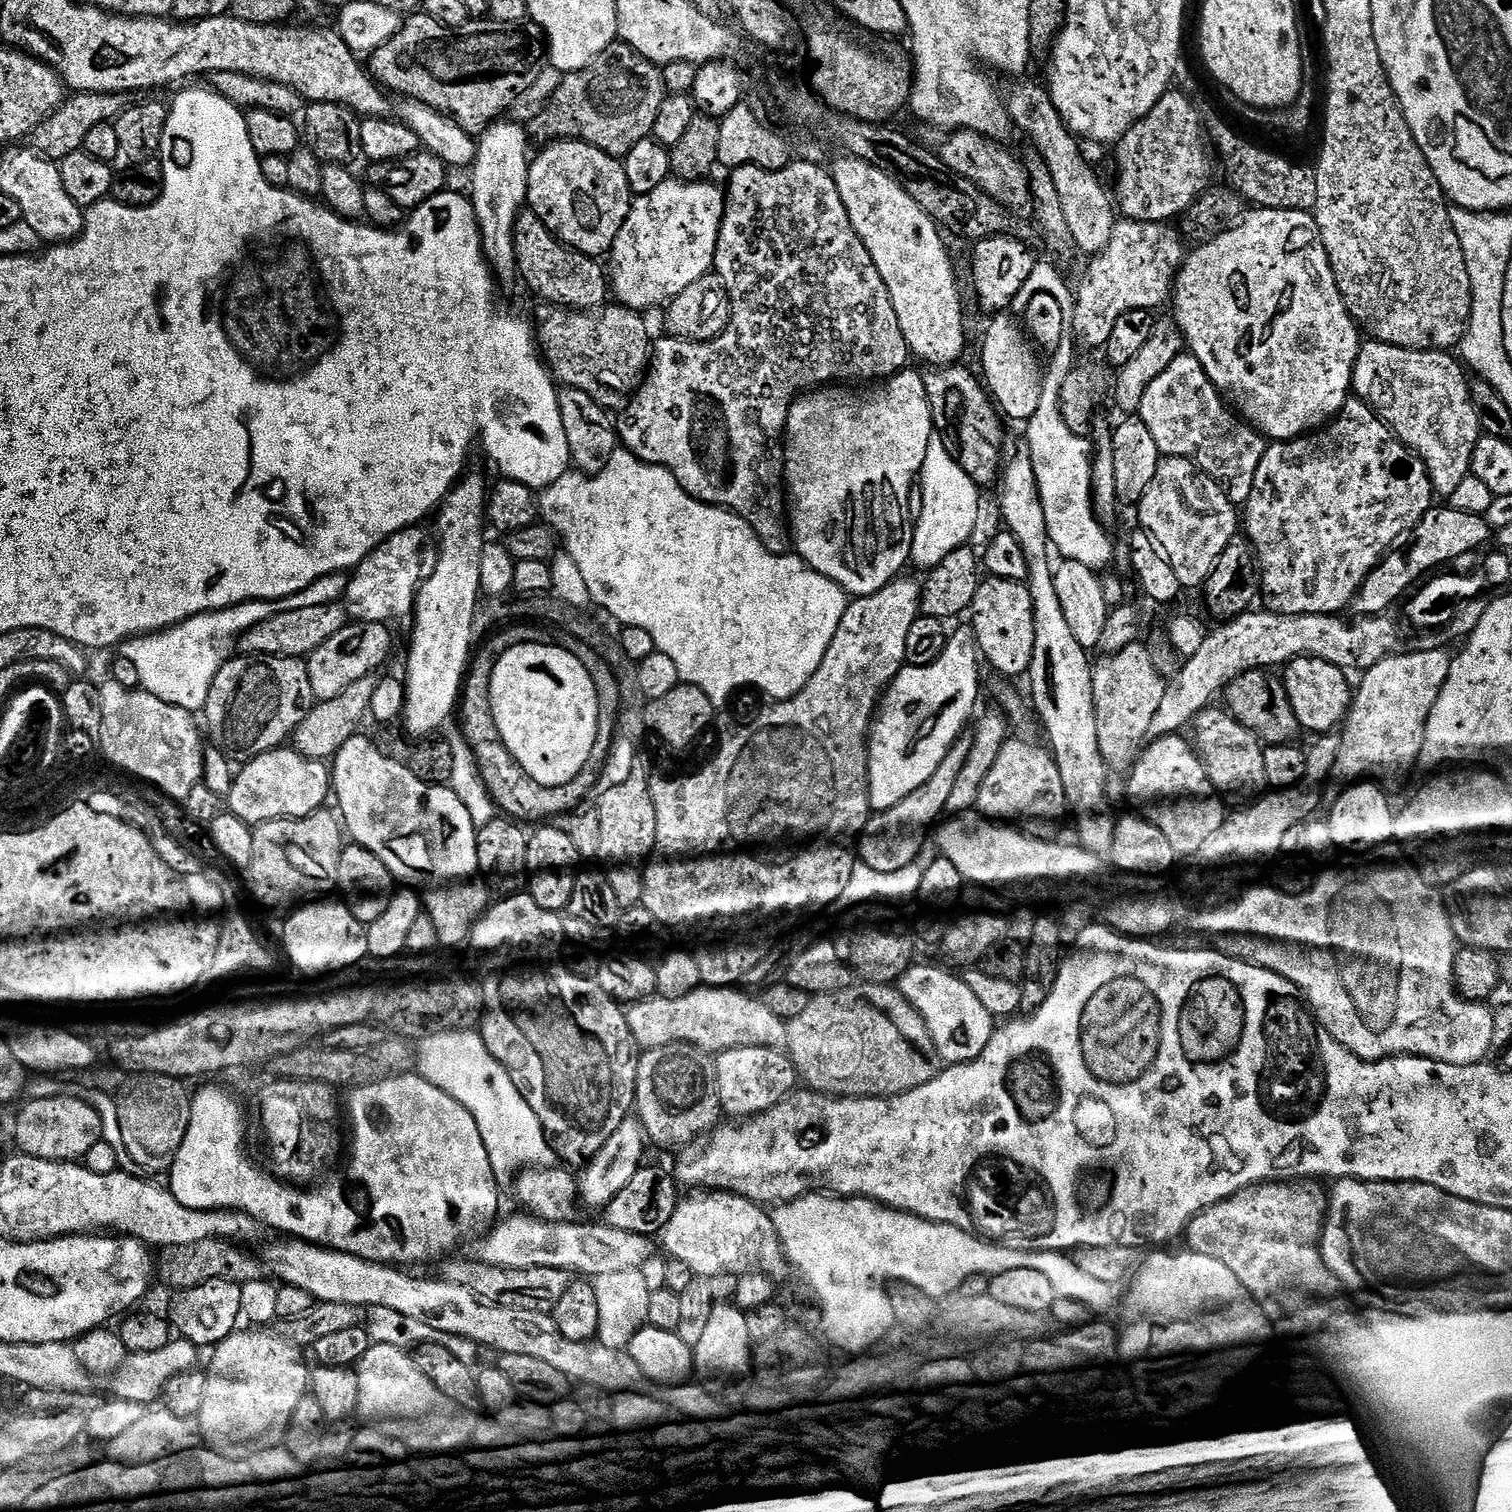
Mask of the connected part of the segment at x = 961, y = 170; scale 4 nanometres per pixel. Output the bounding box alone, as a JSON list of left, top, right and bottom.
[931,129,1031,210]

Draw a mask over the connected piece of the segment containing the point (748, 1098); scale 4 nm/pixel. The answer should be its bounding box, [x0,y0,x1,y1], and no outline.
[714,1048,798,1118]

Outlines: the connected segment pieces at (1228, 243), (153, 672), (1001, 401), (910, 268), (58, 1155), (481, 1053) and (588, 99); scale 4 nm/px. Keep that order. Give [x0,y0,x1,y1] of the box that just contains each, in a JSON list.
[[1170,208,1362,441],[122,600,274,709],[980,313,1042,422],[831,155,964,366],[8,1100,102,1161],[426,1030,557,1177],[526,42,665,158]]

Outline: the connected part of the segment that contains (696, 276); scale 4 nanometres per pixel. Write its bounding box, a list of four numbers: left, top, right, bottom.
[606,178,726,310]

